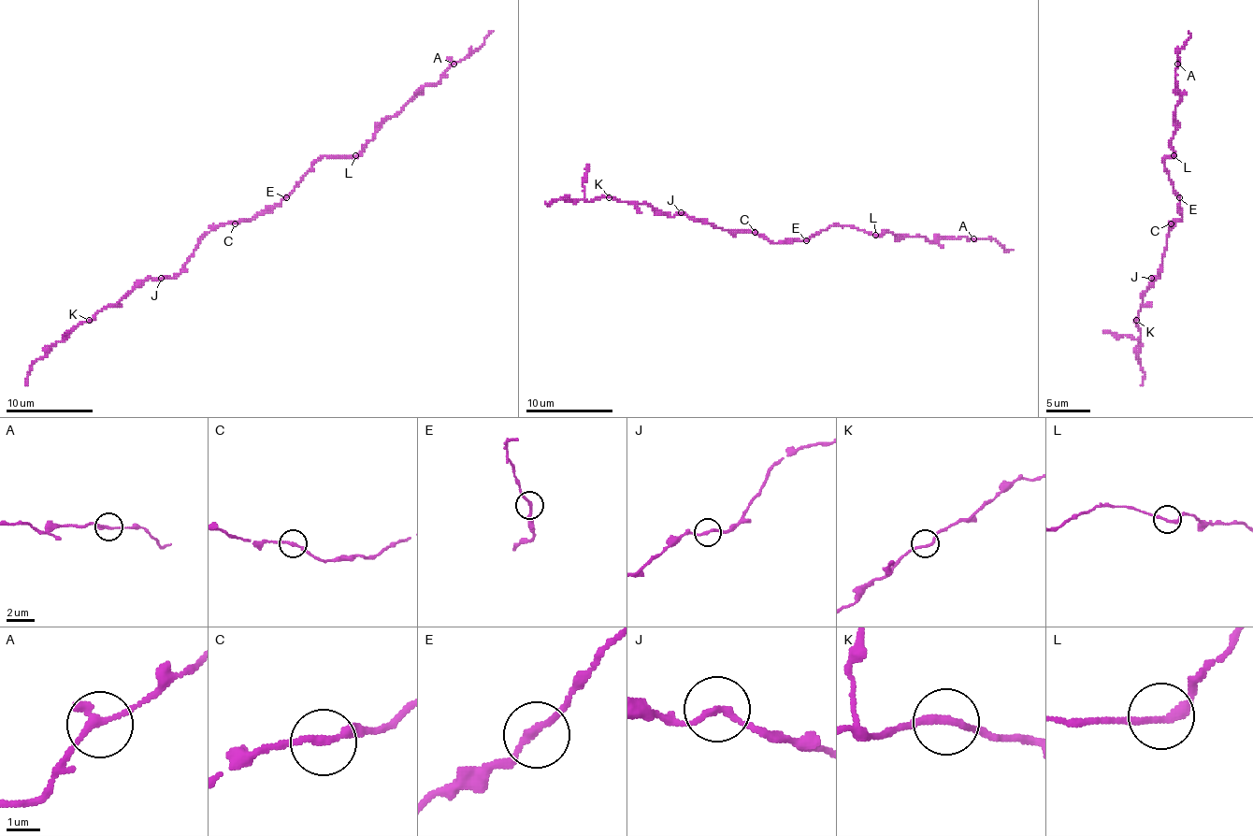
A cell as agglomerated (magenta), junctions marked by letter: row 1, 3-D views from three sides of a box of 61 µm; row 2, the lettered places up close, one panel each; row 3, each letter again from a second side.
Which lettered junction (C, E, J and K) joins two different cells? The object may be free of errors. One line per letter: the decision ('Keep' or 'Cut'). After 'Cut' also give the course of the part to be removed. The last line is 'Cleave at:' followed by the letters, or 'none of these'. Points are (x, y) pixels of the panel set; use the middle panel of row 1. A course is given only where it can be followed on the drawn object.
C: Keep
E: Keep
J: Keep
K: Keep
Cleave at: none of these

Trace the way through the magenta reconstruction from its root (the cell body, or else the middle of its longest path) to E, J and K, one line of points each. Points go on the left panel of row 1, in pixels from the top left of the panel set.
E: (257, 212), (272, 210), (285, 197)
J: (257, 212), (251, 219), (215, 225), (200, 241), (179, 274), (172, 278), (161, 278)
K: (257, 212), (251, 219), (215, 225), (179, 274), (172, 278), (141, 281), (115, 304), (104, 307), (89, 320)

